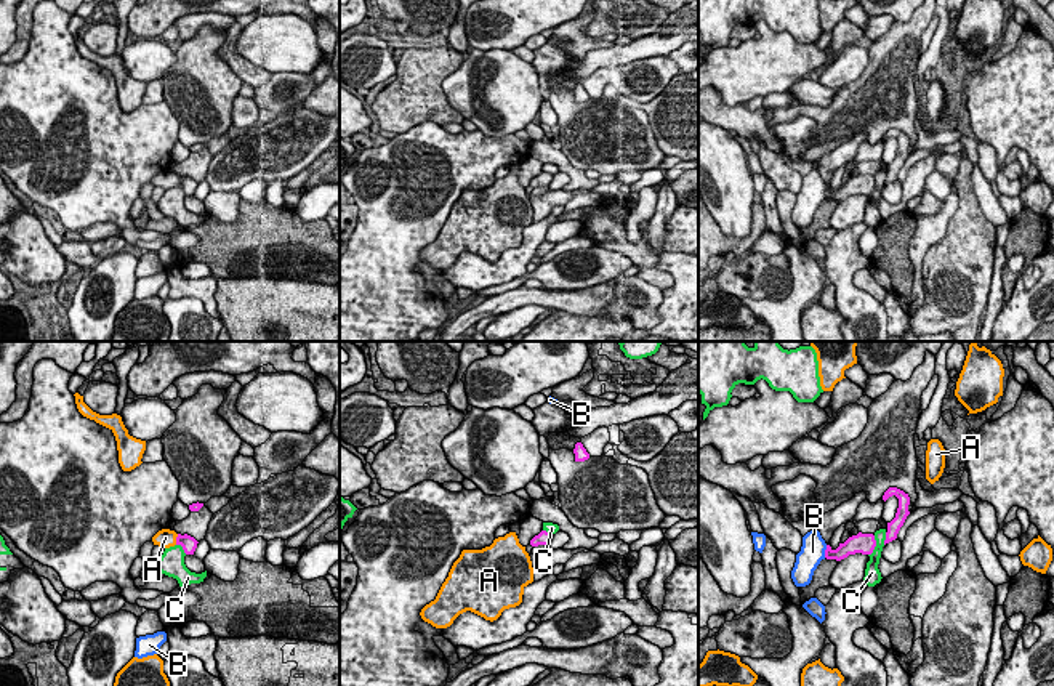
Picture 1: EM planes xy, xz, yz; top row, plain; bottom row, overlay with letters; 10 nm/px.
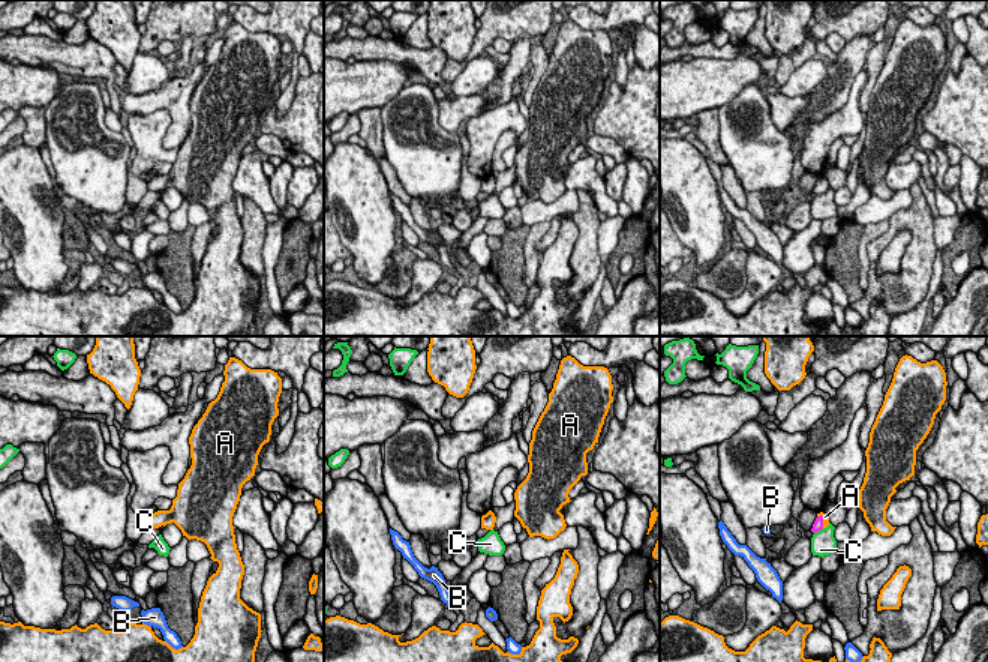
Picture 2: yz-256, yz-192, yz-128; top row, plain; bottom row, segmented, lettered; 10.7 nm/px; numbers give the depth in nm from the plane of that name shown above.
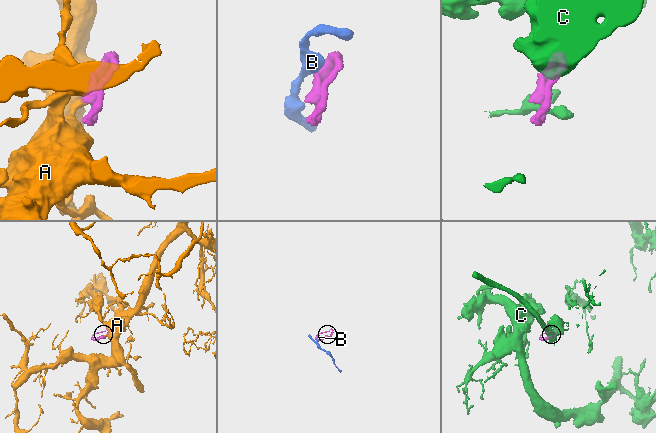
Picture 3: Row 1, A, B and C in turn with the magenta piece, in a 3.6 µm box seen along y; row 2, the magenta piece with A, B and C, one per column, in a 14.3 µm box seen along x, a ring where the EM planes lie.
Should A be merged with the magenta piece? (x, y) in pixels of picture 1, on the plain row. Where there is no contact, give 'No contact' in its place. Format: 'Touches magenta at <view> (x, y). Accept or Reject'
Touches magenta at xy (177, 180). Accept

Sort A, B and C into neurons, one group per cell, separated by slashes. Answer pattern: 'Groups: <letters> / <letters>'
Groups: A / B / C

